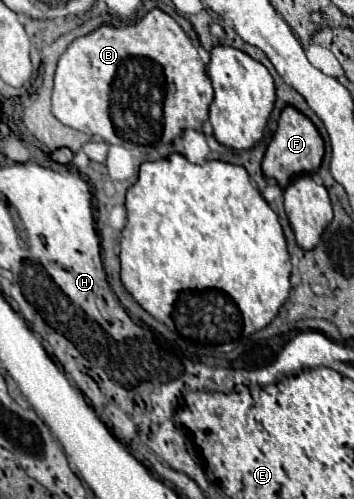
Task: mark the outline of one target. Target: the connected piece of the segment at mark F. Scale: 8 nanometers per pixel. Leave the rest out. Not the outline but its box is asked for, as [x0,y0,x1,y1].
[262,106,324,188]

